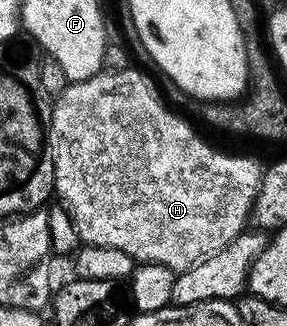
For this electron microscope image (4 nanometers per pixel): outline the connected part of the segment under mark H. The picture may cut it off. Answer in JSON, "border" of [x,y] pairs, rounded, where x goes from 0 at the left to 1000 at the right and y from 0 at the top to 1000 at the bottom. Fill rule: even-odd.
{"border":[[[474,206],[355,218],[317,230],[317,242],[258,248],[226,270],[181,313],[185,350],[171,380],[171,448],[185,466],[185,574],[209,638],[240,650],[272,730],[300,752],[345,758],[404,758],[415,770],[443,770],[467,804],[554,807],[568,819],[627,831],[693,807],[749,770],[791,758],[826,724],[857,712],[861,669],[871,663],[895,595],[909,586],[909,537],[916,506],[882,482],[850,482],[840,469],[780,469],[742,445],[725,445],[666,387],[641,356],[620,353],[561,294],[561,276],[519,239],[516,221]]]}

